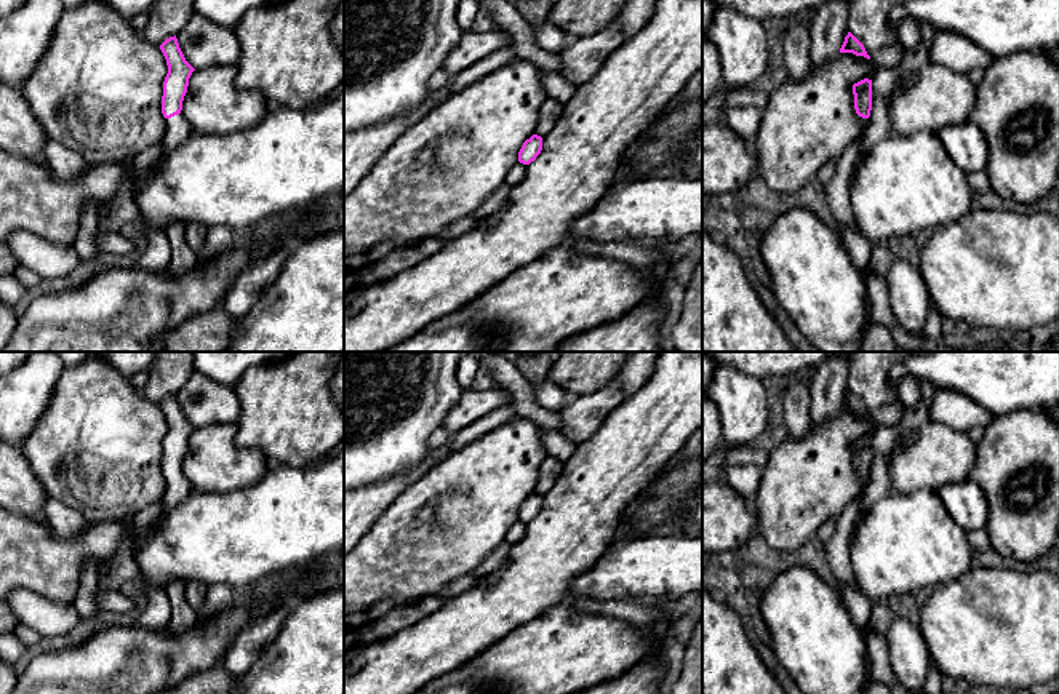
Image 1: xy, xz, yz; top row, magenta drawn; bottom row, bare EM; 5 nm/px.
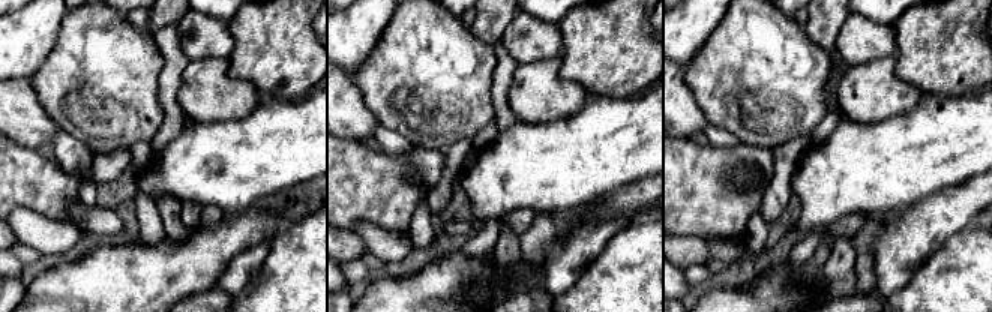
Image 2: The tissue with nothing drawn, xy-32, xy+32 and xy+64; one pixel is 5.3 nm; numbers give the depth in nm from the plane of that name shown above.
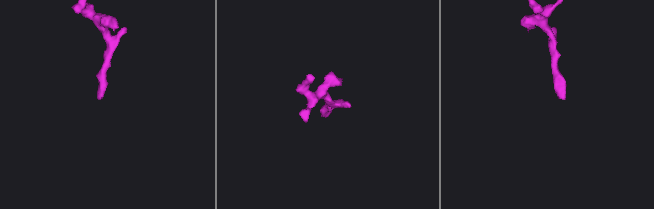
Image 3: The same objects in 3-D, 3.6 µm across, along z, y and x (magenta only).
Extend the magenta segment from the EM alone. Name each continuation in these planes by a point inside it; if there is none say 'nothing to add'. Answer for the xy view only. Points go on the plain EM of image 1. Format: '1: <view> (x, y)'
1: xy (178, 488)

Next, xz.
nothing to add

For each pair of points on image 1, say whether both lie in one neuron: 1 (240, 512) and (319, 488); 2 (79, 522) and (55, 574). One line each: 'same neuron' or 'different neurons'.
1: same neuron
2: different neurons

